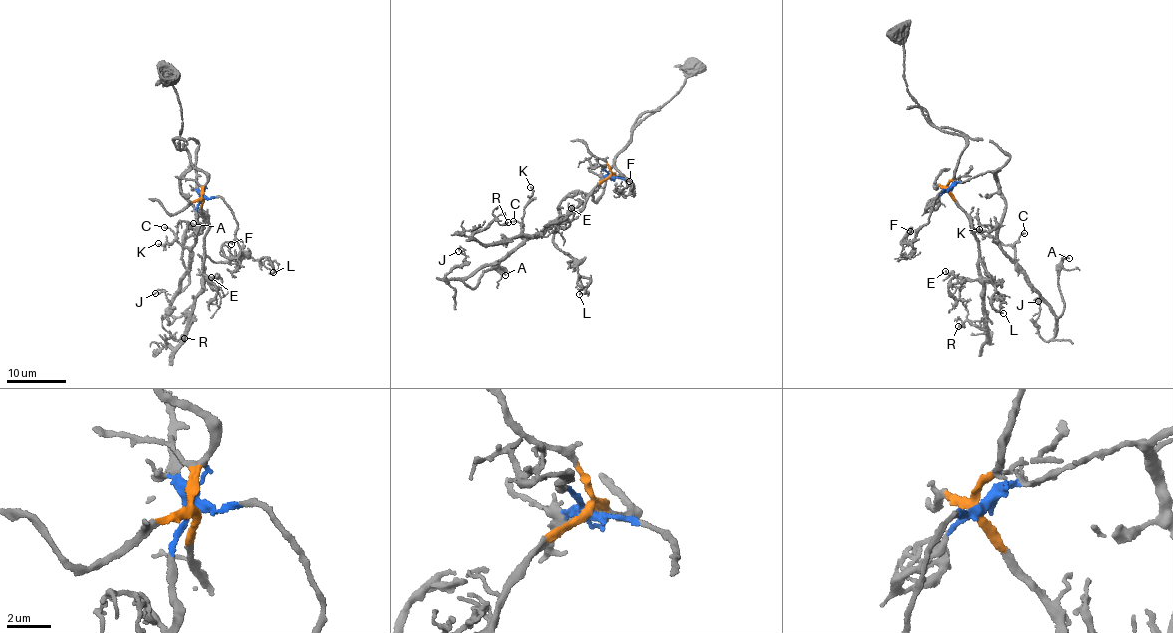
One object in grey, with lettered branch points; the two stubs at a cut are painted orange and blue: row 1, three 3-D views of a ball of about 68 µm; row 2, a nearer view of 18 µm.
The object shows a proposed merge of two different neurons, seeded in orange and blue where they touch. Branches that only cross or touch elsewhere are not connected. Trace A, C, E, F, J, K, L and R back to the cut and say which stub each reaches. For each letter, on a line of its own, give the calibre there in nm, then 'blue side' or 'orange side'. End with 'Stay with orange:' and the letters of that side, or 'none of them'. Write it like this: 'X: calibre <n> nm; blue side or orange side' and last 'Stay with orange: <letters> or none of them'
A: calibre 140 nm; blue side
C: calibre 170 nm; blue side
E: calibre 160 nm; orange side
F: calibre 200 nm; blue side
J: calibre 160 nm; blue side
K: calibre 160 nm; blue side
L: calibre 120 nm; orange side
R: calibre 240 nm; orange side
Stay with orange: E, L, R

